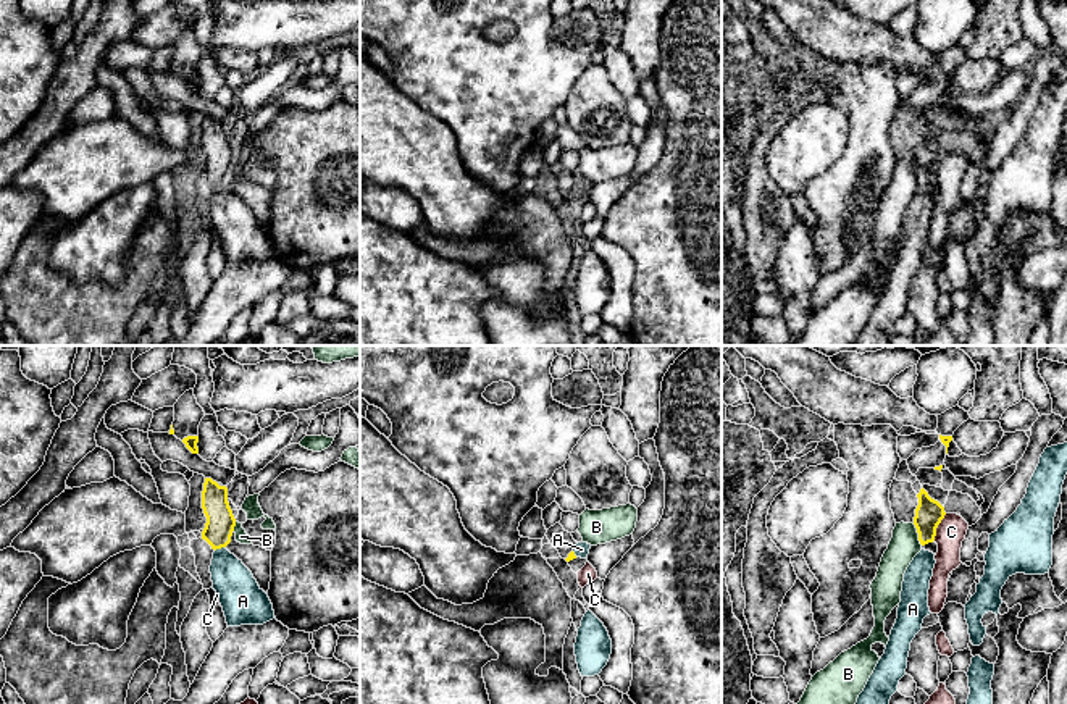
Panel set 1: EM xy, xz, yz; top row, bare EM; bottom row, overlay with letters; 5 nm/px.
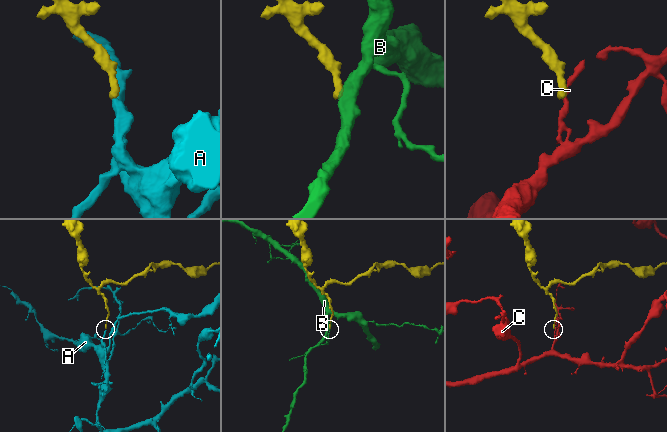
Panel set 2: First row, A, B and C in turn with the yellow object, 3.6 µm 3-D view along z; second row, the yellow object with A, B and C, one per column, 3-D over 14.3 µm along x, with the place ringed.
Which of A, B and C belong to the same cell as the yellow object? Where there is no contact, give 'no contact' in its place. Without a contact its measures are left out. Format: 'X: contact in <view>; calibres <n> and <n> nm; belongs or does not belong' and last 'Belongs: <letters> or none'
A: contact in xy; calibres 140 and 200 nm; belongs
B: contact in yz; calibres 140 and 150 nm; does not belong
C: contact in yz; calibres 140 and 150 nm; does not belong
Belongs: A

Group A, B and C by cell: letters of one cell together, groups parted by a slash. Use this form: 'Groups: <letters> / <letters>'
Groups: A / B / C

